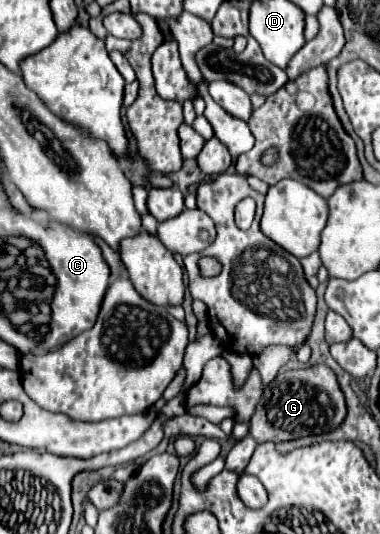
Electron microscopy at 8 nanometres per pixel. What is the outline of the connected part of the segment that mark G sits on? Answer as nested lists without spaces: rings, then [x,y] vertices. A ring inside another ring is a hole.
[[[326,364],[278,374],[262,392],[250,420],[250,436],[258,442],[288,442],[304,436],[320,436],[336,430],[346,420],[346,400],[338,386],[336,374]]]

